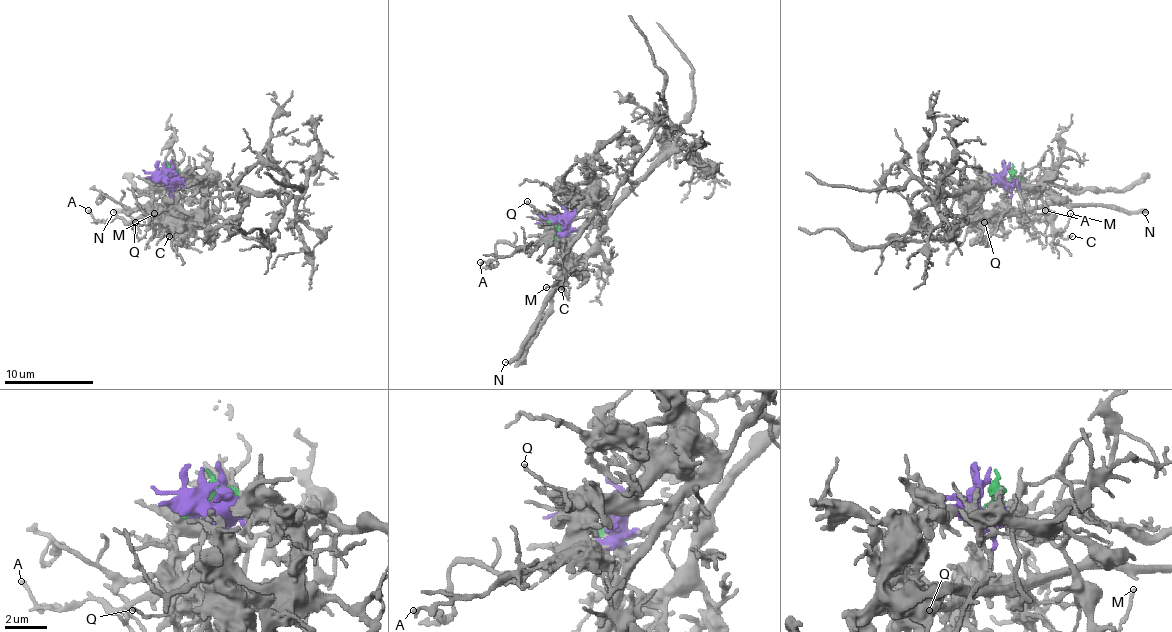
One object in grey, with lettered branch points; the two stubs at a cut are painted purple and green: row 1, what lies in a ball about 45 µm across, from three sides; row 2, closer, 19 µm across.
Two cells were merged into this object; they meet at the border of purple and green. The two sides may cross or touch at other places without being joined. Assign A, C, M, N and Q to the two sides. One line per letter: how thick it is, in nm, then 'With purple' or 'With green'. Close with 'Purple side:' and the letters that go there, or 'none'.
A: Thickness 110 nm. With purple
C: Thickness 180 nm. With purple
M: Thickness 80 nm. With purple
N: Thickness 340 nm. With purple
Q: Thickness 130 nm. With purple
Purple side: A, C, M, N, Q

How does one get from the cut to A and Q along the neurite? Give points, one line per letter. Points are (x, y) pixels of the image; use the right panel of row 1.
A: (1003, 181), (992, 175), (979, 202), (981, 213), (1030, 210), (1041, 219), (1046, 210)
Q: (1003, 181), (992, 175), (979, 202), (981, 213), (994, 215), (997, 219), (992, 224), (983, 222)

